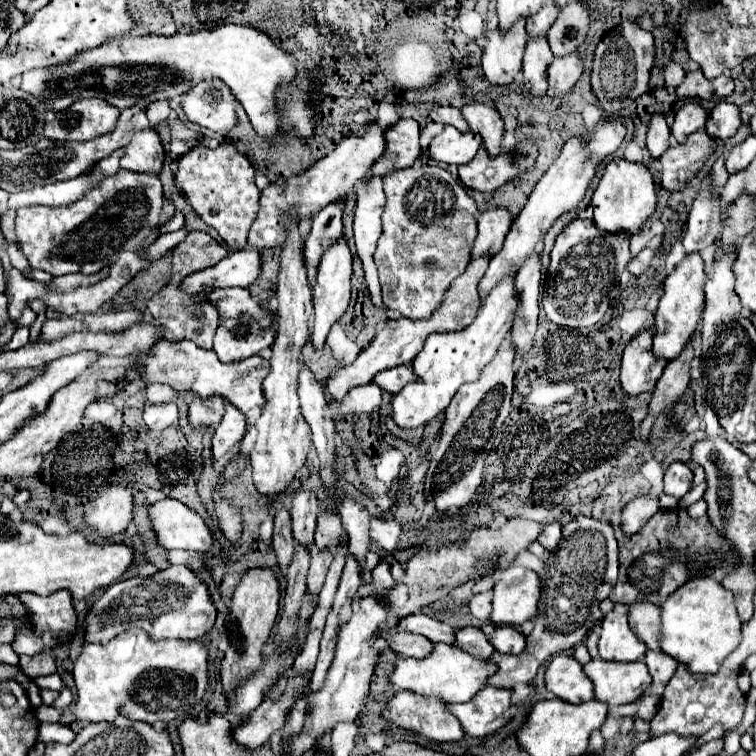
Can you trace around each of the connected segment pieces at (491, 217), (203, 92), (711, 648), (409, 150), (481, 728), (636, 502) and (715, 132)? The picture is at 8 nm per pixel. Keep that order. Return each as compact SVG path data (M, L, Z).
M497 207L477 215L479 233L471 251L471 257L493 257L503 247L503 239L511 227L511 215L507 209Z
M219 79L201 81L183 95L183 111L187 119L221 135L227 135L235 127L235 107L237 101L233 93Z
M713 577L689 579L667 597L661 607L661 649L695 673L715 673L723 659L737 649L741 619L735 609L733 593Z
M399 119L387 129L387 153L375 161L371 169L373 177L385 177L395 169L411 167L421 155L419 125L413 119Z
M483 687L471 701L449 705L447 711L459 719L465 737L487 737L501 729L507 719L503 713L511 707L511 691Z
M635 497L633 501L629 501L629 505L623 509L621 513L621 529L627 537L635 535L647 521L649 517L655 515L655 511L659 511L659 501L657 497Z
M721 101L707 119L707 133L717 139L729 139L733 133L741 127L741 117L739 117L739 107Z

